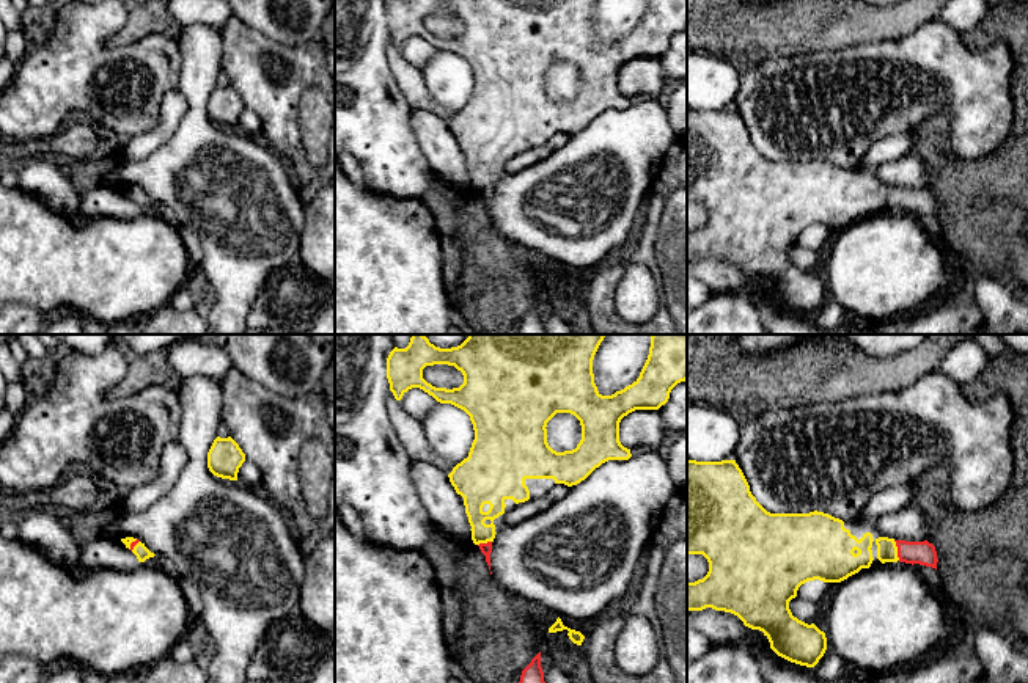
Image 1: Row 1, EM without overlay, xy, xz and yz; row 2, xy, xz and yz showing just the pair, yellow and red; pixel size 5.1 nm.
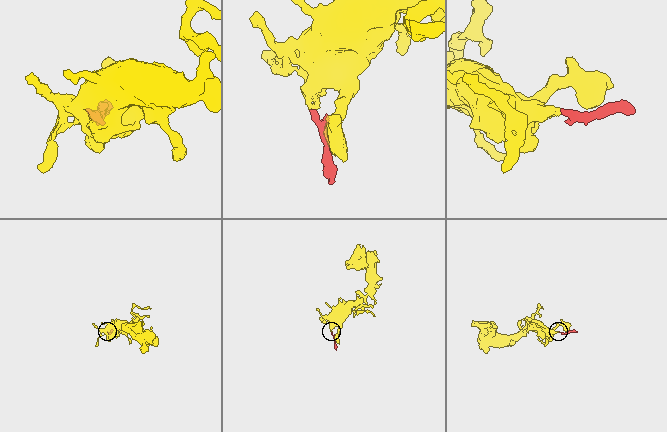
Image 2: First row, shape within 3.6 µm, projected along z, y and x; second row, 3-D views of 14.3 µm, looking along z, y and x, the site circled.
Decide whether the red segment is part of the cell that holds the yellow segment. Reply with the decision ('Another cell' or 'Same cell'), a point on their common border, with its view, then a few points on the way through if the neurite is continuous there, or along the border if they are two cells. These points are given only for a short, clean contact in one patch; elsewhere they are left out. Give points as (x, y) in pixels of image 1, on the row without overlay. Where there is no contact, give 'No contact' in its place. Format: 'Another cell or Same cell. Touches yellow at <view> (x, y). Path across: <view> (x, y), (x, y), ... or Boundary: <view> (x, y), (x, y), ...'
Same cell. Touches yellow at yz (896, 198). Path across: yz (887, 200), (896, 198), (923, 201)

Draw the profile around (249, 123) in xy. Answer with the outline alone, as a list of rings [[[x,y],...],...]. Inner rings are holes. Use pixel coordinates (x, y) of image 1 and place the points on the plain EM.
[[[245,108],[242,111],[242,115],[239,116],[237,130],[245,135],[259,138],[261,129],[263,129],[263,124],[261,124],[261,119],[258,118],[258,115],[255,111],[251,111],[250,108]]]

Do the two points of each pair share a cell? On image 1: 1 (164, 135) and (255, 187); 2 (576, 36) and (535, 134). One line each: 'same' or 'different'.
1: different
2: same

